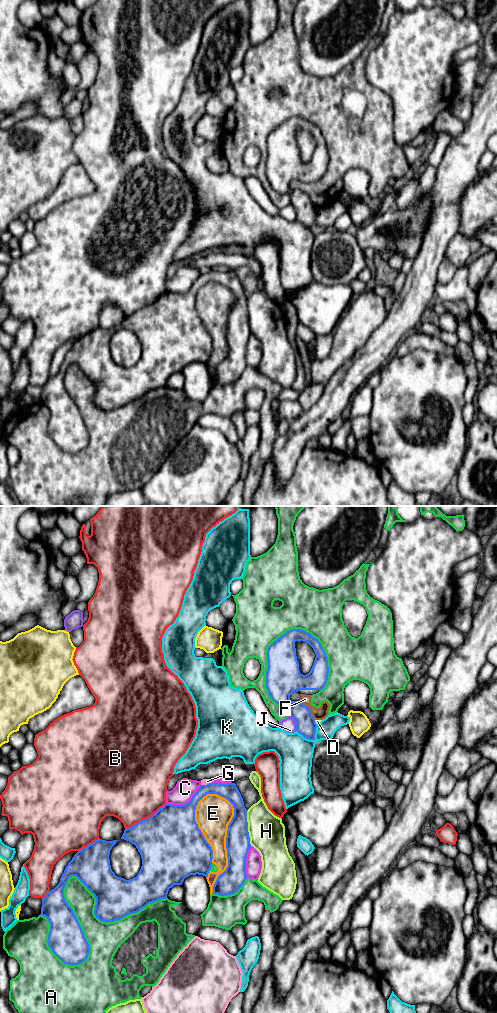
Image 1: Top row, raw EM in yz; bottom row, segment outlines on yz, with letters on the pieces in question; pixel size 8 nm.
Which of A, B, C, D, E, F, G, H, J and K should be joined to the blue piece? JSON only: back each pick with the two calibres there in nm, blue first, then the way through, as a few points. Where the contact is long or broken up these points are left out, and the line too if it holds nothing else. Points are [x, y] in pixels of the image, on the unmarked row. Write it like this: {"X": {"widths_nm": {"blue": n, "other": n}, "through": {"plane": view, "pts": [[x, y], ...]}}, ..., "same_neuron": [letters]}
{"same_neuron": []}

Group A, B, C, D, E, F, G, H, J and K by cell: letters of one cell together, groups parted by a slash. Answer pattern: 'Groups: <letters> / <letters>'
Groups: A E F / B / C / D / G / H / J / K

